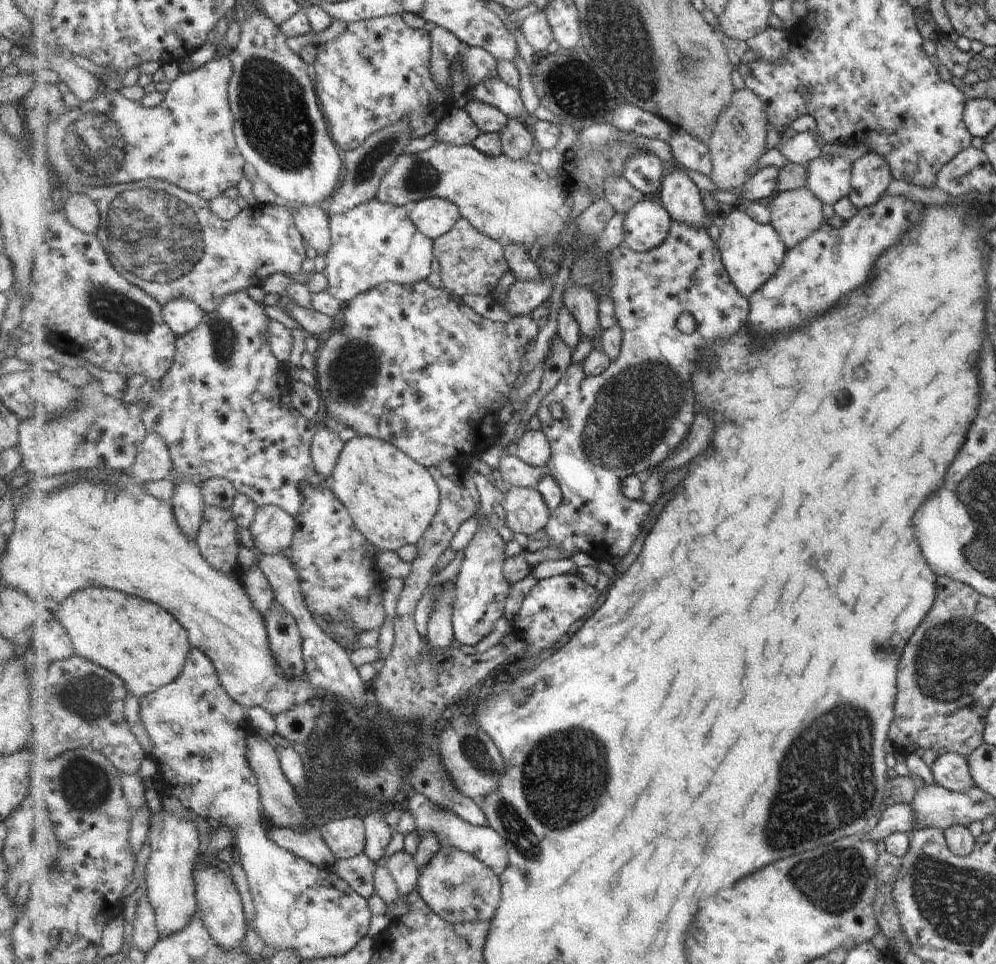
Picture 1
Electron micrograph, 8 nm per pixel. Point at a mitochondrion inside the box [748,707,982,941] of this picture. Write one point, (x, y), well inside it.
(833, 888)

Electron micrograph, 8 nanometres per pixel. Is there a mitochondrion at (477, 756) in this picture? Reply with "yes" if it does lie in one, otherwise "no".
yes

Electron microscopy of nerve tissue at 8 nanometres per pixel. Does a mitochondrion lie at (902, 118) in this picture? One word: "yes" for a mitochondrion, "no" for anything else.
no

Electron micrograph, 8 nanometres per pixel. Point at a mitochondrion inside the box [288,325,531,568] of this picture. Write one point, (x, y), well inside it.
(354, 366)

